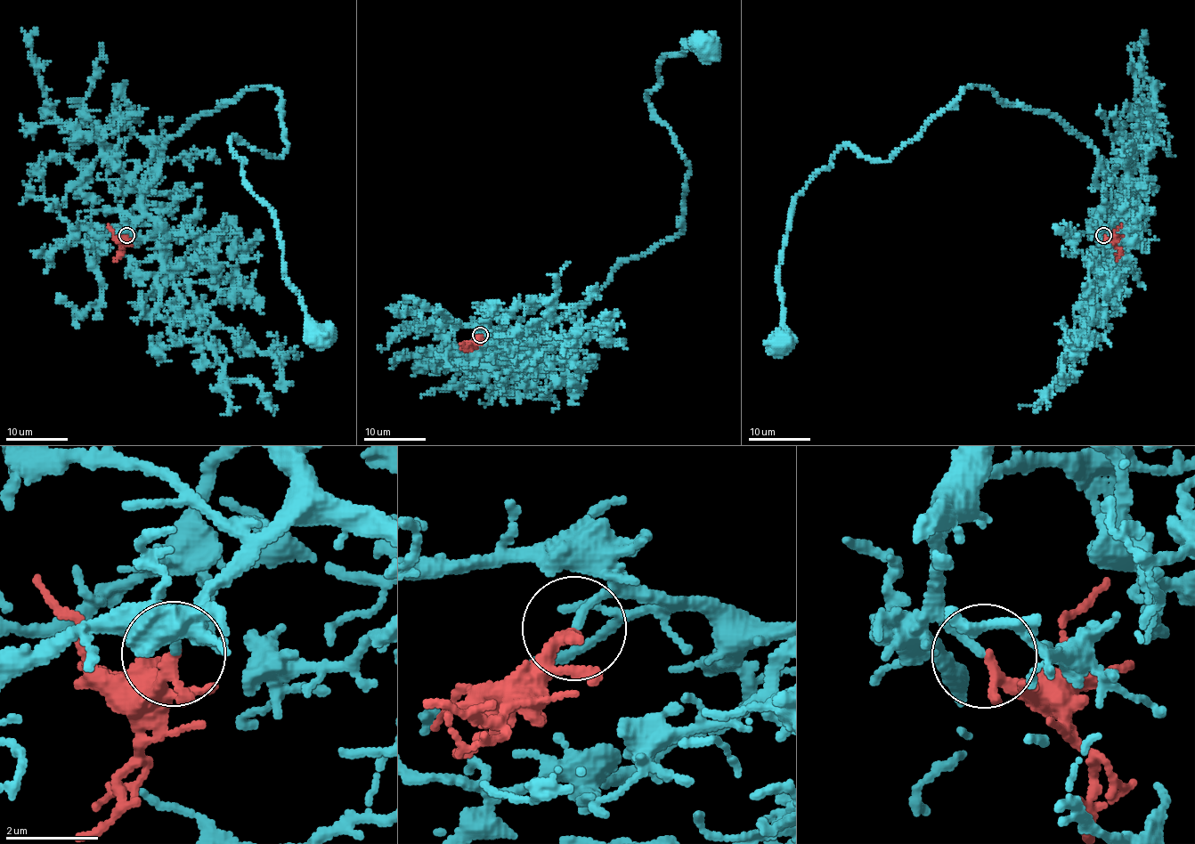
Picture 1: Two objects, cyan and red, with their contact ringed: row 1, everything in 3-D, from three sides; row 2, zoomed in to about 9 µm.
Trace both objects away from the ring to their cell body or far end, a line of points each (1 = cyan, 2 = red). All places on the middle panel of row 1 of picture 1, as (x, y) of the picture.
1: (479, 335), (531, 338), (623, 261), (677, 236), (688, 162), (646, 94), (667, 54), (682, 43), (703, 48)
2: (479, 335), (467, 346), (459, 344)

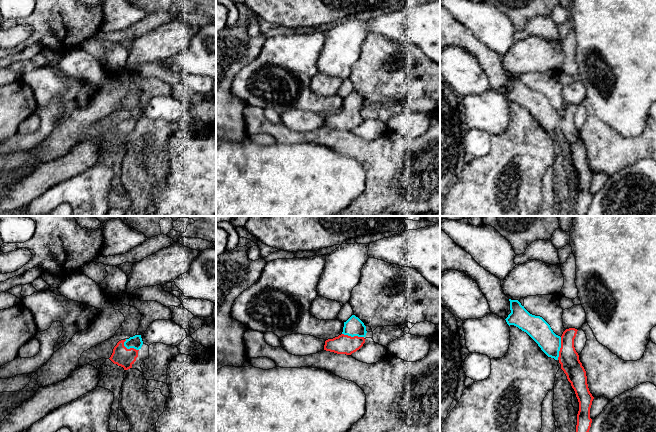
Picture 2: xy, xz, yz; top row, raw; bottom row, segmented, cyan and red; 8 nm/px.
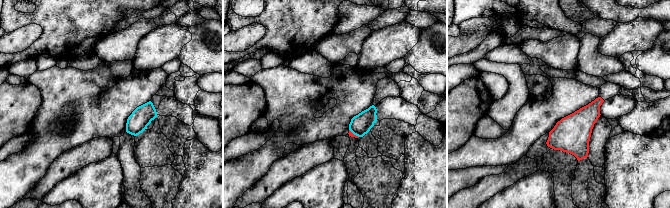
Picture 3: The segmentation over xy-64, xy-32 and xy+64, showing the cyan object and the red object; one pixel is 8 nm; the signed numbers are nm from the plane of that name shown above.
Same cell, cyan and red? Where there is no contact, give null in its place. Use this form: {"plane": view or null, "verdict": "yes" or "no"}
{"plane": "yz", "verdict": "yes"}

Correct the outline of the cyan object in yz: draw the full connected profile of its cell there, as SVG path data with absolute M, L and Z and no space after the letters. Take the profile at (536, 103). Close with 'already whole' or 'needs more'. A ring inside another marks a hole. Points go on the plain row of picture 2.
M518 76L509 77L511 89L505 95L507 100L526 108L548 133L561 140L579 178L576 212L573 216L586 216L592 199L590 184L594 173L589 167L586 147L574 123L578 106L566 105L560 113L542 93L530 90Z; needs more

